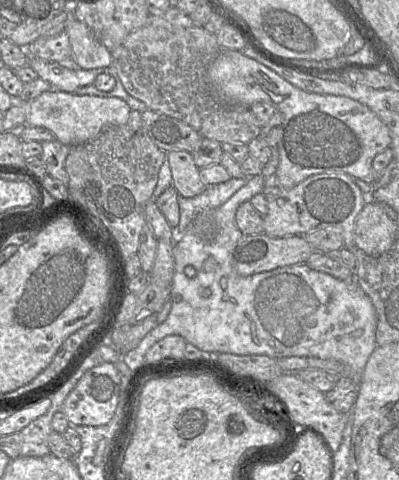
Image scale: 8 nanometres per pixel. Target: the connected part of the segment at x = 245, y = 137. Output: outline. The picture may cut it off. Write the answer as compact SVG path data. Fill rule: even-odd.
M175 5L162 15L150 15L144 26L131 32L114 50L111 50L112 68L125 90L143 102L148 109L178 119L196 131L203 138L223 143L248 144L259 136L261 127L249 107L237 107L220 100L209 84L209 67L221 48L216 35L196 25L189 15Z

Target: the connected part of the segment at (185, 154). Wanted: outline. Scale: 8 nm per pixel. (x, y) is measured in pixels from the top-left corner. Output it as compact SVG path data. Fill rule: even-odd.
M184 150L170 151L166 153L172 174L172 186L178 194L192 198L201 194L207 185L200 176L192 153Z

